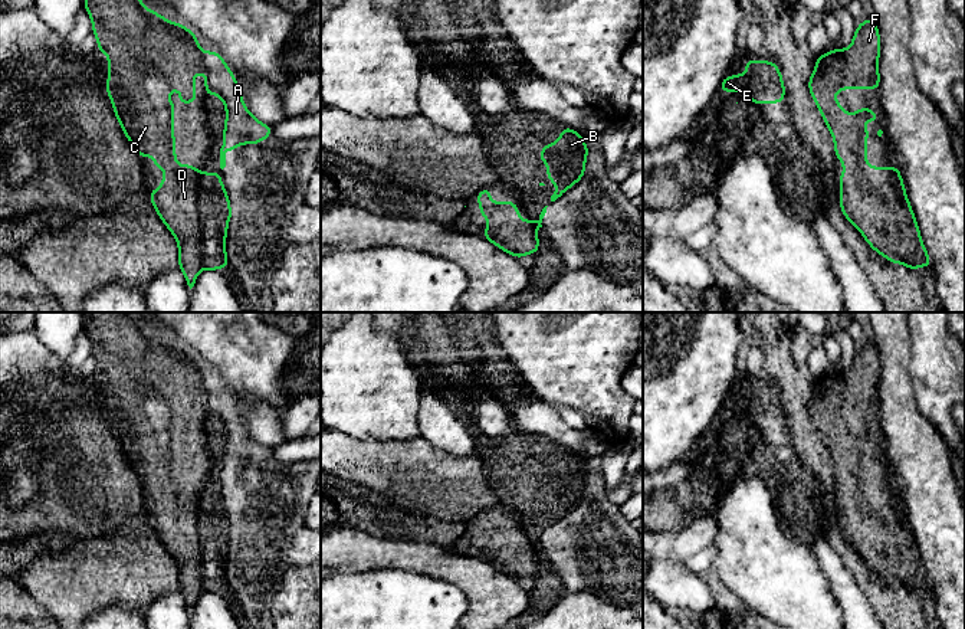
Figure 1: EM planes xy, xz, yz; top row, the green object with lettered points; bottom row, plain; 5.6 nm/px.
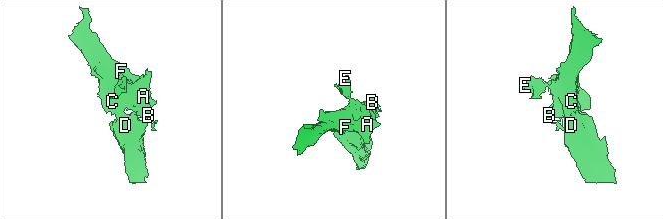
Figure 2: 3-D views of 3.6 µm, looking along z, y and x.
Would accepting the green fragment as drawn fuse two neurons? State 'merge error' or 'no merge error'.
no merge error

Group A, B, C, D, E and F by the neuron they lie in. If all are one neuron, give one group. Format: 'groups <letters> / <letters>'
groups A B C D E F

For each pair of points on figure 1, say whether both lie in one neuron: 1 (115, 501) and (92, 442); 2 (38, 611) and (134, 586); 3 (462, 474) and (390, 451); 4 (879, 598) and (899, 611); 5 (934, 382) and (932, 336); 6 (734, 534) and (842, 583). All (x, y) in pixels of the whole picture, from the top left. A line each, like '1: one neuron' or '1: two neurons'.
1: one neuron
2: two neurons
3: one neuron
4: one neuron
5: one neuron
6: two neurons

